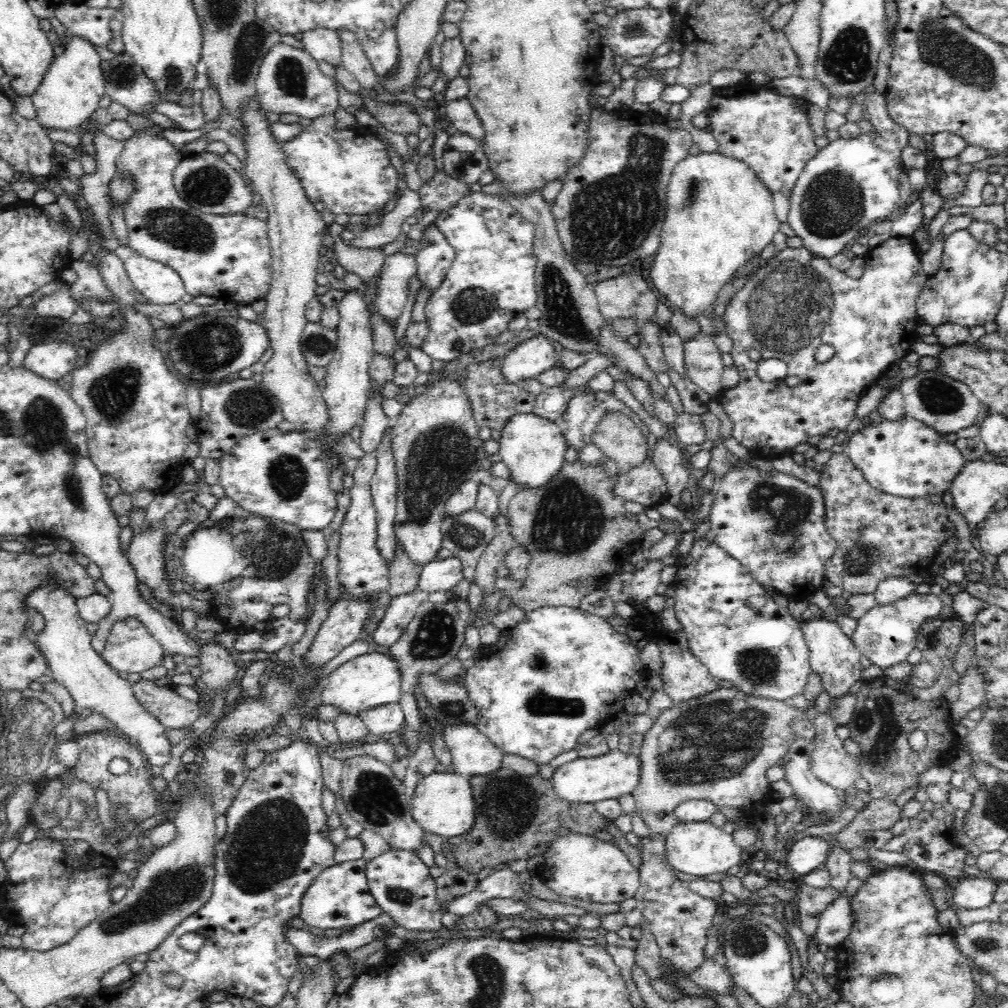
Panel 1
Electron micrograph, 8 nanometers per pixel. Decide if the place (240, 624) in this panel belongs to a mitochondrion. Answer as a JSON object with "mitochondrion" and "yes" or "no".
{"mitochondrion":"no"}

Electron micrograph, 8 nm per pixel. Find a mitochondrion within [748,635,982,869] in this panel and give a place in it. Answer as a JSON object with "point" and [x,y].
{"point":[879,719]}

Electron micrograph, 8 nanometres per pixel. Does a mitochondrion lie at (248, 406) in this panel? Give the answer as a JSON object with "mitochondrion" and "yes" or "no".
{"mitochondrion":"yes"}

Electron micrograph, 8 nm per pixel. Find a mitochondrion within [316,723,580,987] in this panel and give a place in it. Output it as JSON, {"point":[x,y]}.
{"point":[505,798]}

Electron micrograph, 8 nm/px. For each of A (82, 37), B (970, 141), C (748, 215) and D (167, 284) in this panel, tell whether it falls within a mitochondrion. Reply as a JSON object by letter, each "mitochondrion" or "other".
{"A":"other","B":"other","C":"other","D":"other"}

